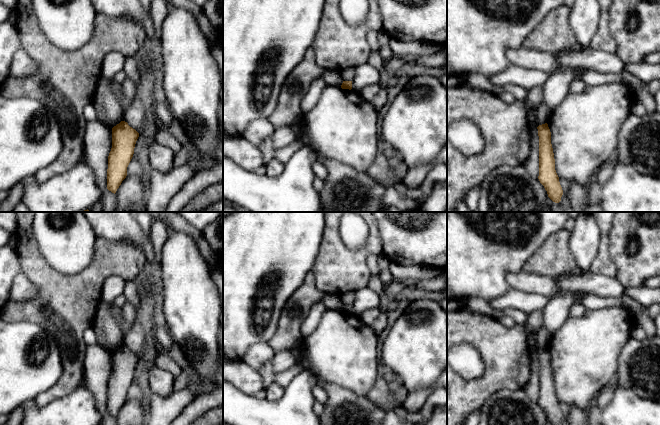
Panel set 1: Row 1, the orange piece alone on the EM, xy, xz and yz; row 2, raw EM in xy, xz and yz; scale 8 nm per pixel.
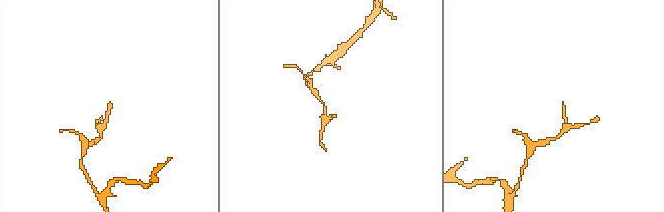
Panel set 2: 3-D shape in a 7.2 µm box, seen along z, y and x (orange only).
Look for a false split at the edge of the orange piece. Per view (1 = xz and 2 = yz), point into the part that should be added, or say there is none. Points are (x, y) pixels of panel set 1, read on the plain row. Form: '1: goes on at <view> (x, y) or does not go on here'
1: does not go on here
2: does not go on here

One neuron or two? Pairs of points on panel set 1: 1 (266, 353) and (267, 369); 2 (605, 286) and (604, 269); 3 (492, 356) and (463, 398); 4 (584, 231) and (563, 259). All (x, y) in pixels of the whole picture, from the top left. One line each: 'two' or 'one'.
1: two
2: two
3: one
4: two

